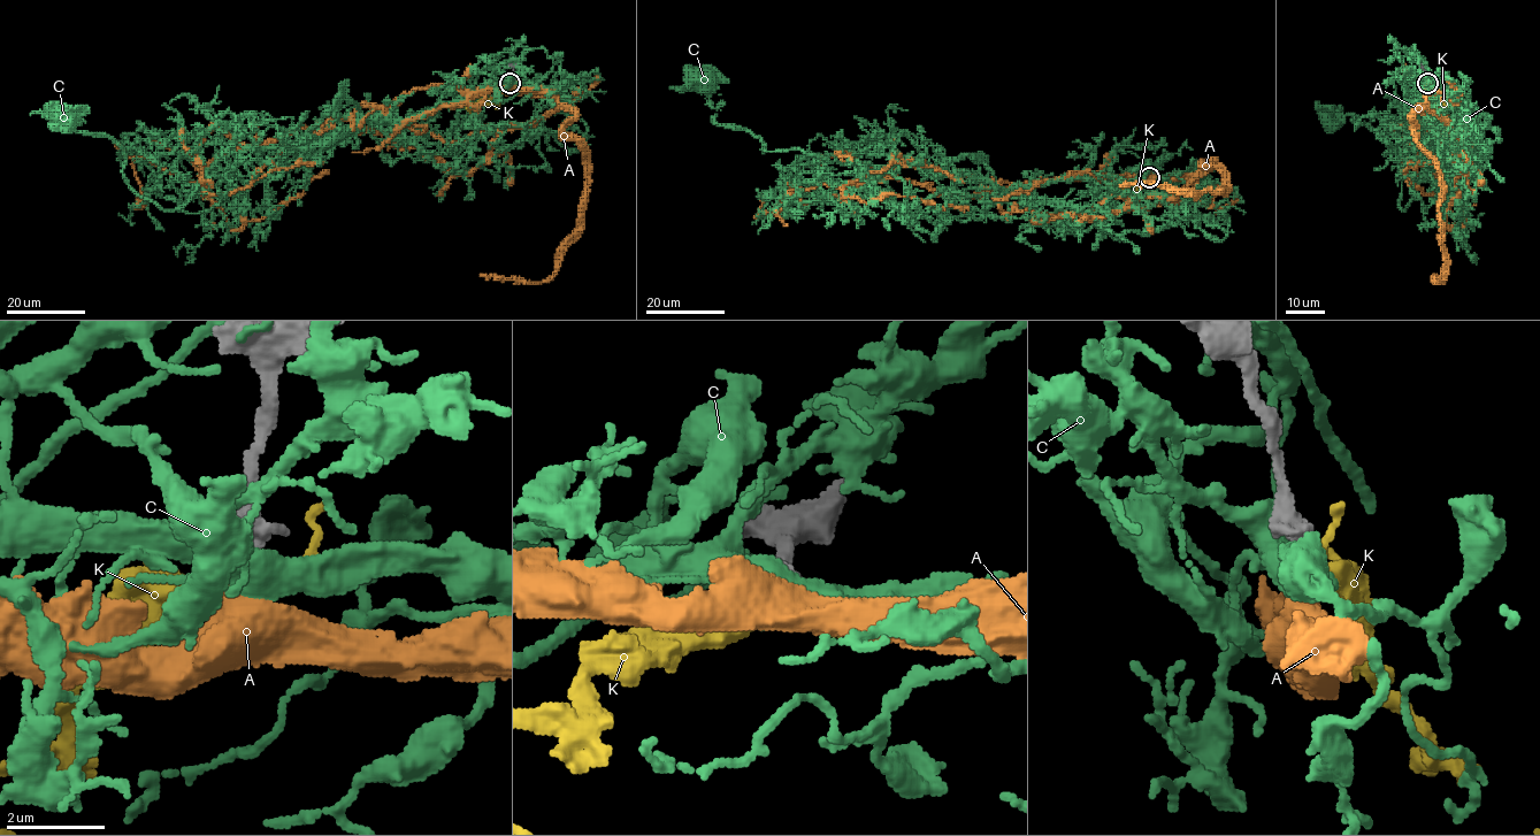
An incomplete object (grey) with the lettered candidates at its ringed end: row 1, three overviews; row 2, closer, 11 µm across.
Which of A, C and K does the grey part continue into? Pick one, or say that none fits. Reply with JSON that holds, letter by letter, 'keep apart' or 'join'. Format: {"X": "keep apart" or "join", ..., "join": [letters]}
{"A": "join", "C": "keep apart", "K": "keep apart", "join": ["A"]}

